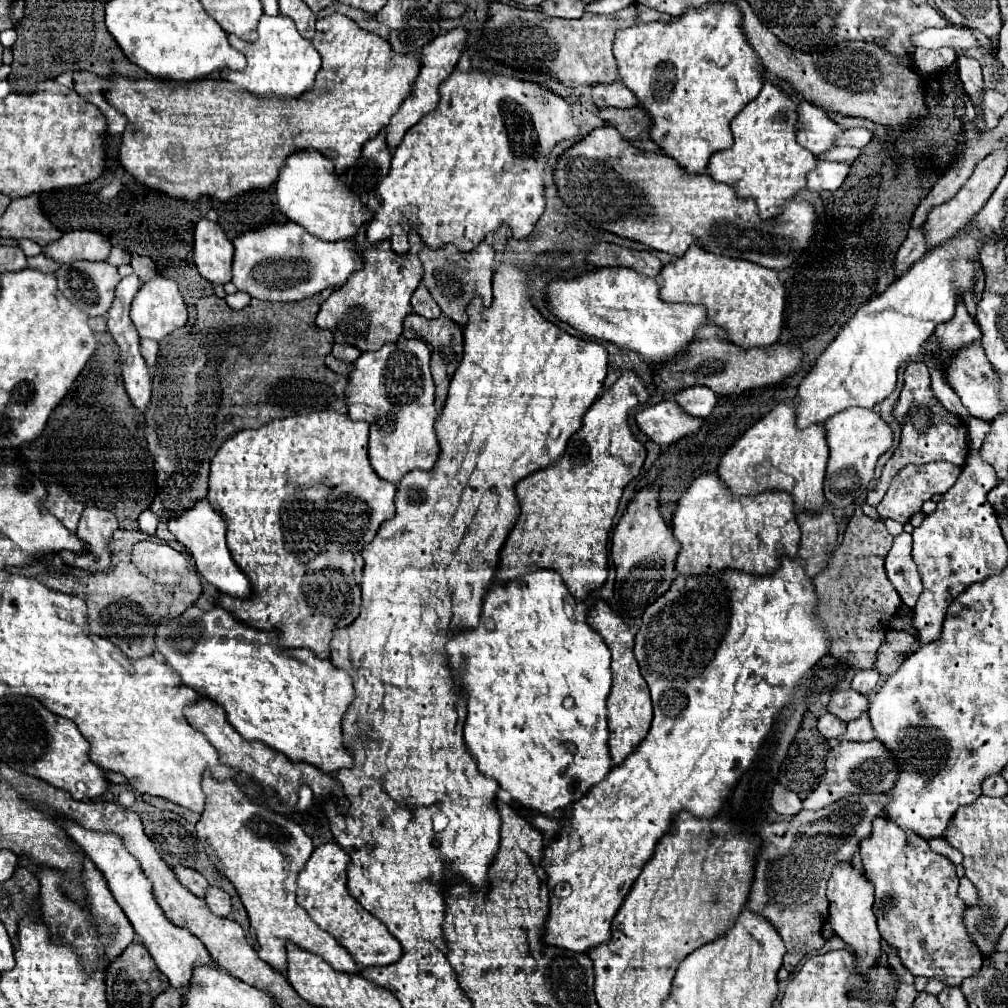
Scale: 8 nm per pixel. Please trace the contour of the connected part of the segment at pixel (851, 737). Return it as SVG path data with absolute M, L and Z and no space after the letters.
M862 714L858 720L846 724L846 732L838 738L840 742L870 742L874 738L874 730L868 714Z

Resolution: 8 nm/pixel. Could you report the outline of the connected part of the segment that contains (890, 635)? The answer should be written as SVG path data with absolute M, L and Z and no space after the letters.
M888 630L884 644L878 648L878 658L876 658L876 670L882 676L890 676L898 670L898 666L908 658L908 654L916 652L920 646L918 638L908 634L908 632L898 632L898 630Z

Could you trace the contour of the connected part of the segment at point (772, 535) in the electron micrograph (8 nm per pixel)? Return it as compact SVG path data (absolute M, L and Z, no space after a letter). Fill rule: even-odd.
M718 470L706 472L698 476L690 488L684 490L680 496L674 516L672 516L672 530L674 536L680 542L680 552L676 558L676 570L680 574L706 574L716 572L716 570L726 570L726 568L736 568L744 570L750 574L770 574L780 562L778 558L790 556L796 558L798 554L798 544L800 544L800 528L796 524L796 514L798 508L792 500L792 496L784 490L764 490L756 496L744 496L738 498L730 492L726 484L722 484L722 478L718 476Z

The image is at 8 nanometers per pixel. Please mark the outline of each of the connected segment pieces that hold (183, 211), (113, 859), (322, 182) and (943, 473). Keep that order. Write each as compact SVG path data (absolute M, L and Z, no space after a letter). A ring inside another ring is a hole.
M110 160L104 174L78 188L60 188L54 192L40 194L40 206L46 218L60 230L96 230L104 234L112 246L120 246L130 254L148 256L156 262L162 276L174 278L186 294L186 304L194 306L196 298L214 294L212 284L202 278L194 266L194 228L200 218L210 210L210 198L200 198L196 202L174 200L162 192L148 190L126 174L122 166Z
M54 814L54 818L62 826L62 830L68 832L68 836L84 850L86 856L90 856L90 860L96 864L96 868L104 874L112 896L116 898L116 902L128 916L136 934L142 938L140 942L148 946L148 952L154 958L158 970L162 970L162 974L168 976L168 980L174 988L186 988L192 978L192 968L196 964L212 964L212 958L210 958L208 950L204 948L204 944L194 934L190 934L184 928L178 928L164 916L162 908L158 906L158 902L154 898L152 882L144 876L136 858L126 850L122 838L118 838L118 834L114 834L114 832L88 830L84 826L78 826L78 822L74 822L70 818L62 818L58 814Z
M314 150L296 152L288 156L276 180L276 202L278 202L278 210L290 222L304 226L306 232L326 242L354 238L358 228L368 220L366 206L362 206L358 198L350 194L350 190L338 180L332 162Z
M934 462L934 464L922 464L922 466L904 466L890 482L890 488L886 492L886 496L882 498L882 502L876 506L878 508L878 514L882 518L892 518L900 524L906 524L910 520L912 514L920 512L922 504L926 500L930 500L934 494L944 494L946 490L950 490L956 482L956 478L960 476L962 468L958 466L952 466L950 462Z

